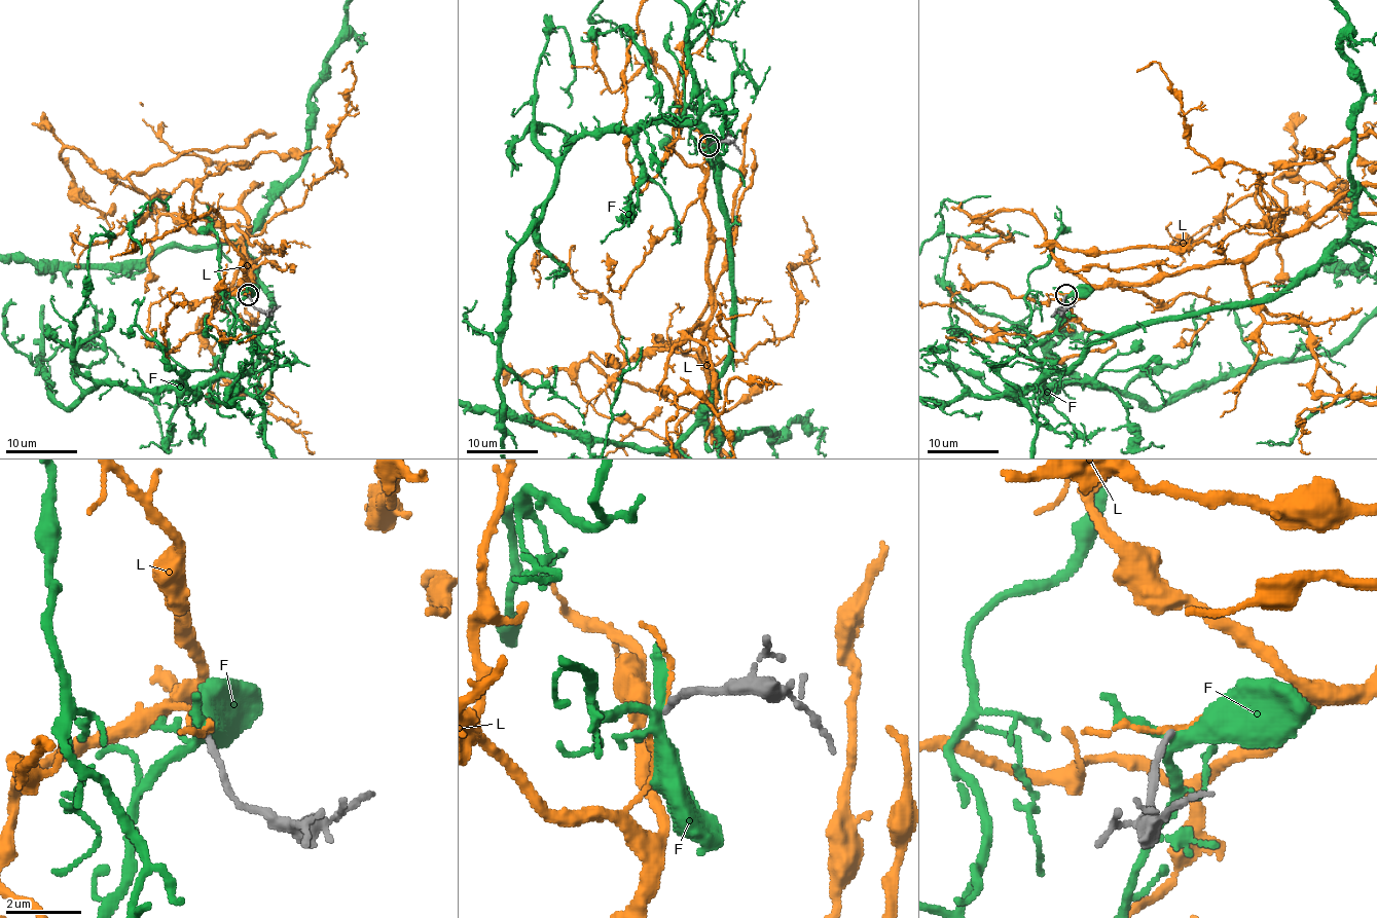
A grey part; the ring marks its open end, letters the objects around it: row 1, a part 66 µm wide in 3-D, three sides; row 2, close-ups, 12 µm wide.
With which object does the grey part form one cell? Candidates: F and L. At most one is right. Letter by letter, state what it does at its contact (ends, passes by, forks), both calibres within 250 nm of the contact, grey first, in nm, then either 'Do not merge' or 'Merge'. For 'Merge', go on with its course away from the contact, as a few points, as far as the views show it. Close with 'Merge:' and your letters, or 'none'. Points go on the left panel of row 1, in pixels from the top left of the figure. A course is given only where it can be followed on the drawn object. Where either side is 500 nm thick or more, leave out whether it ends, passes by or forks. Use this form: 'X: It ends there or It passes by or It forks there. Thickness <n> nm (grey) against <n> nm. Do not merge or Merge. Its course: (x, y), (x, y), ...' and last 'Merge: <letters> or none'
F: It forks there. Thickness 180 nm (grey) against 280 nm. Do not merge
L: It passes by. Thickness 170 nm (grey) against 100 nm. Do not merge
Merge: none

